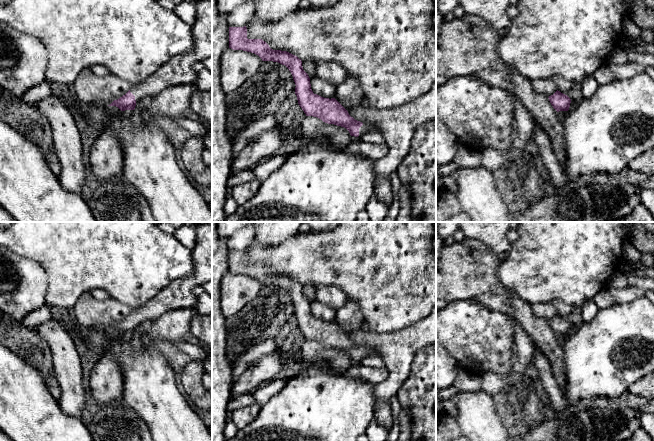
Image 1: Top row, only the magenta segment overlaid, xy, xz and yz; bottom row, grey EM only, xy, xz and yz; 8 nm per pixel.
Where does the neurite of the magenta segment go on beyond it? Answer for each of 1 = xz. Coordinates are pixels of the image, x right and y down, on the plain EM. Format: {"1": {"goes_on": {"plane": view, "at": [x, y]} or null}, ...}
{"1": {"goes_on": {"plane": "xz", "at": [365, 351]}}}

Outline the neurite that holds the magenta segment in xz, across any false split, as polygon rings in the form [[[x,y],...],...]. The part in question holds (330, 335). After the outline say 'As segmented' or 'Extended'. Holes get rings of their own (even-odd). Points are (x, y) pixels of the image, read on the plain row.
[[[246,250],[229,251],[229,272],[254,277],[262,285],[285,289],[293,300],[298,328],[306,340],[317,341],[325,347],[344,351],[355,361],[361,361],[372,352],[377,353],[375,349],[355,344],[335,322],[329,323],[314,318],[301,283],[287,275],[271,273],[262,263],[248,263]]]. Extended

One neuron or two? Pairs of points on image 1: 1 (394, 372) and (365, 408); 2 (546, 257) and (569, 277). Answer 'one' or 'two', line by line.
1: two
2: one

